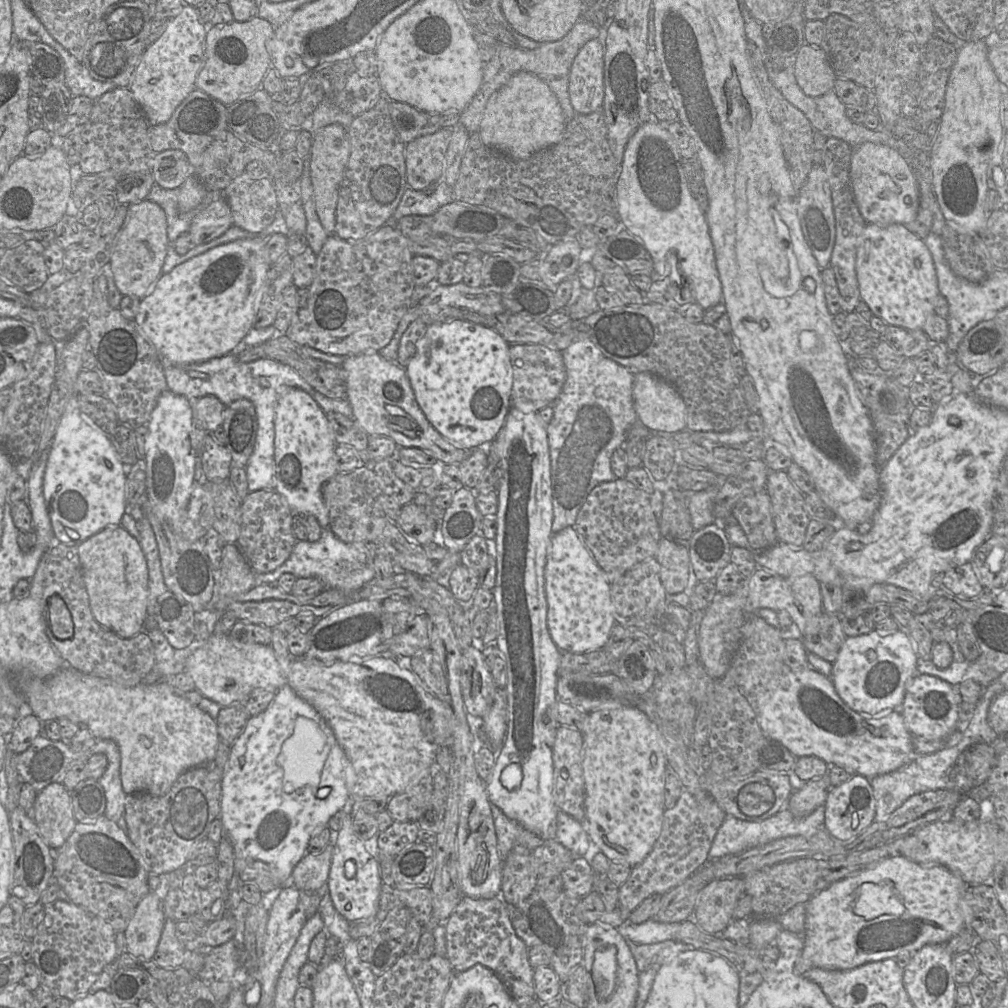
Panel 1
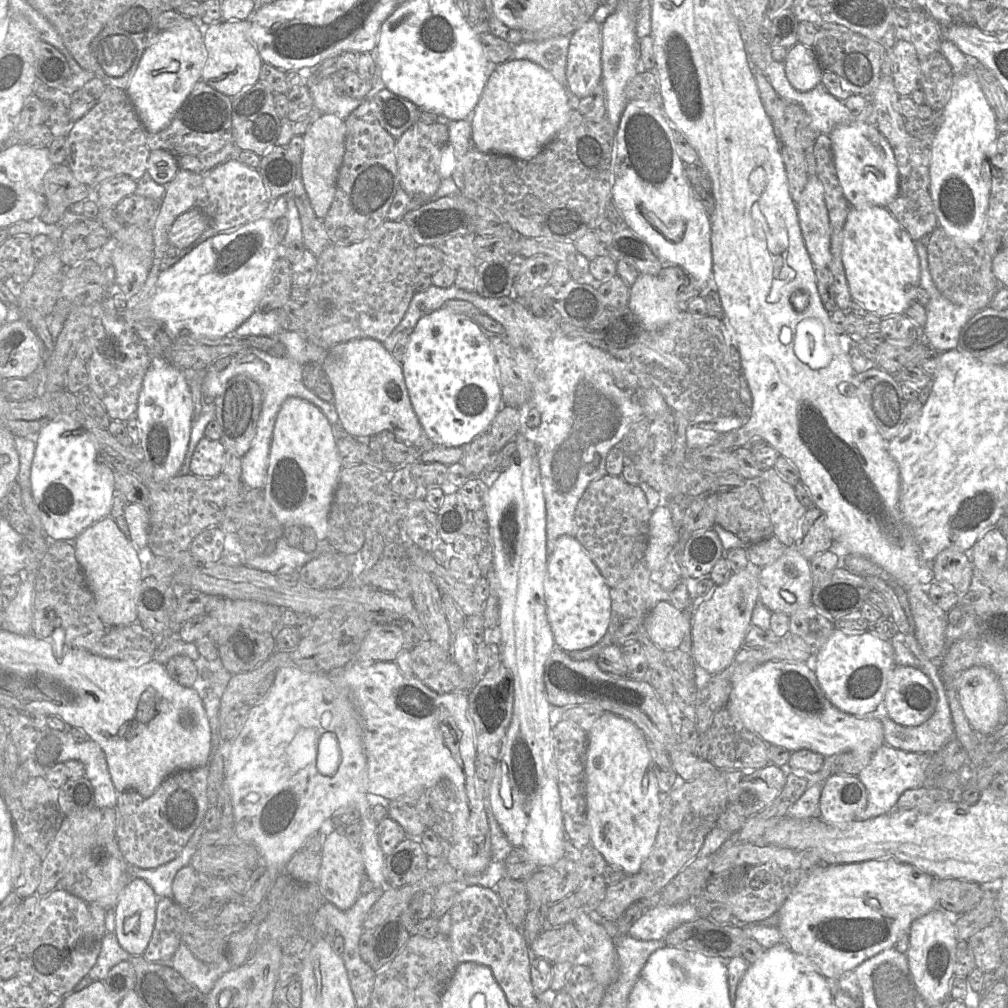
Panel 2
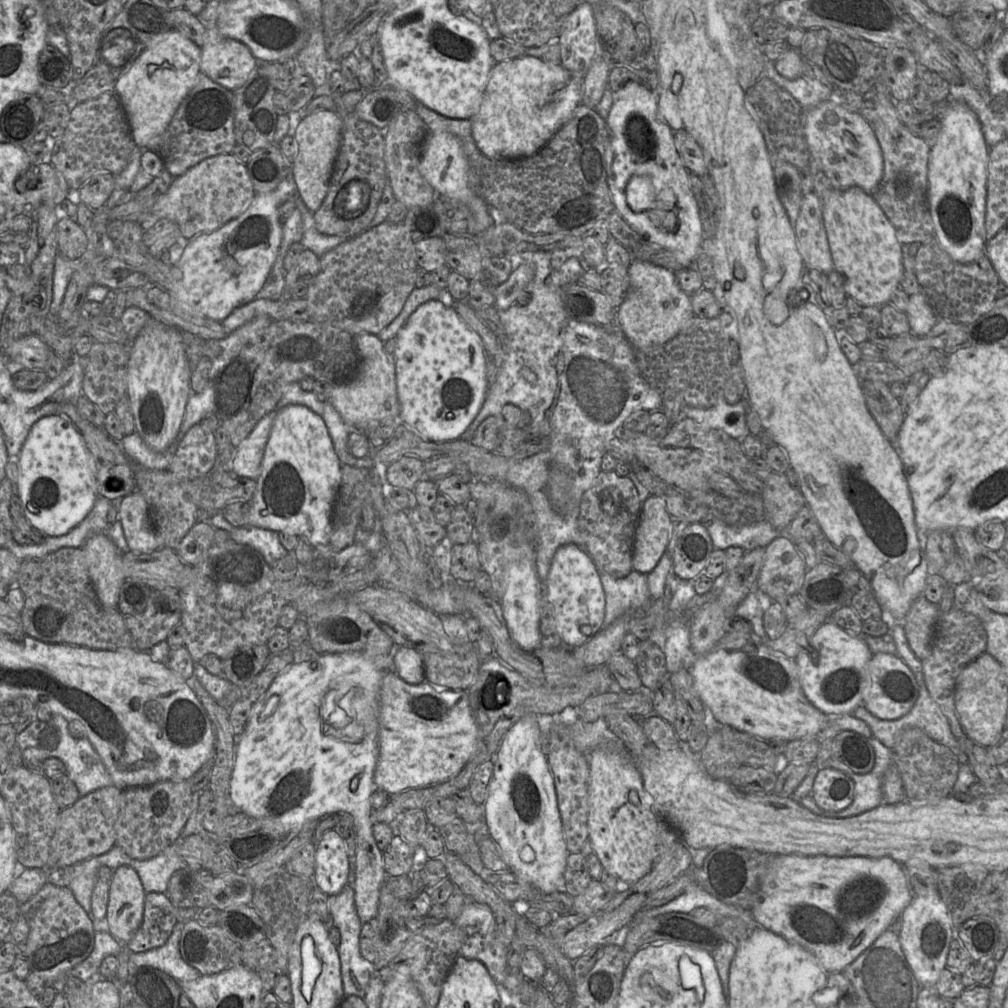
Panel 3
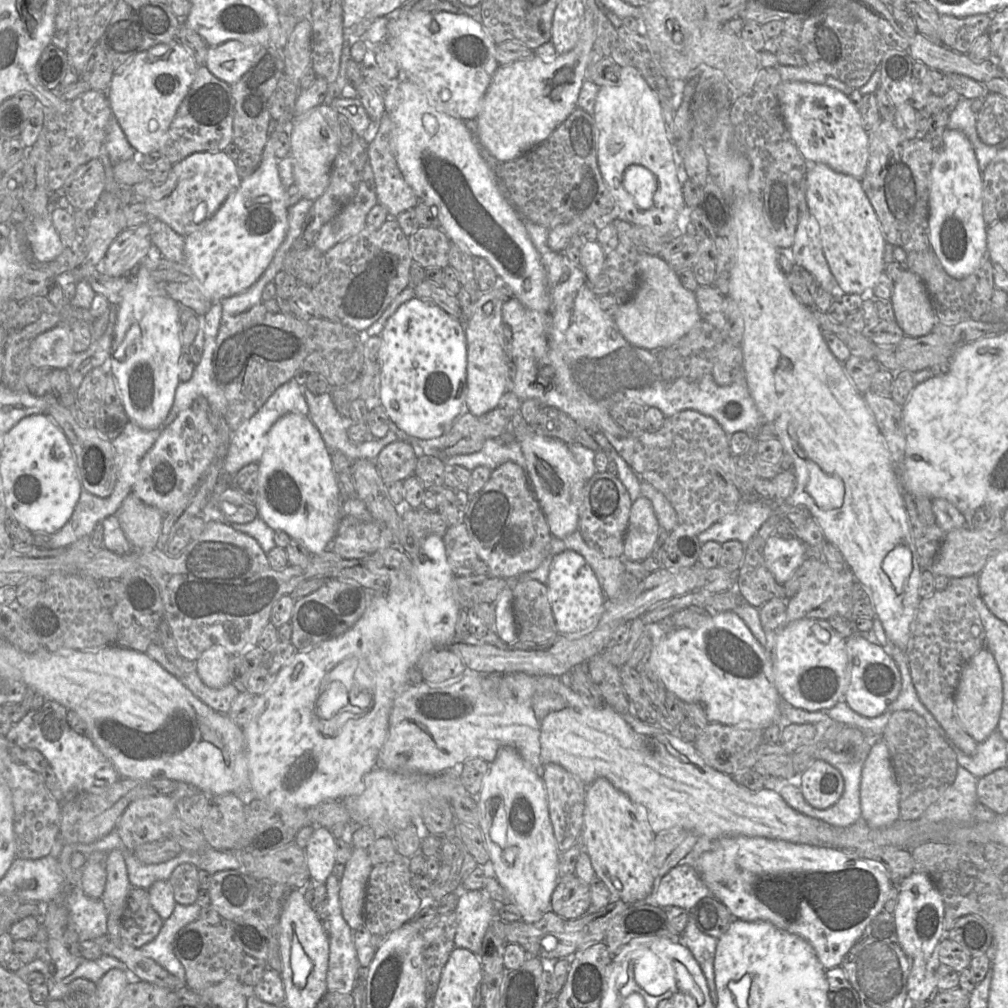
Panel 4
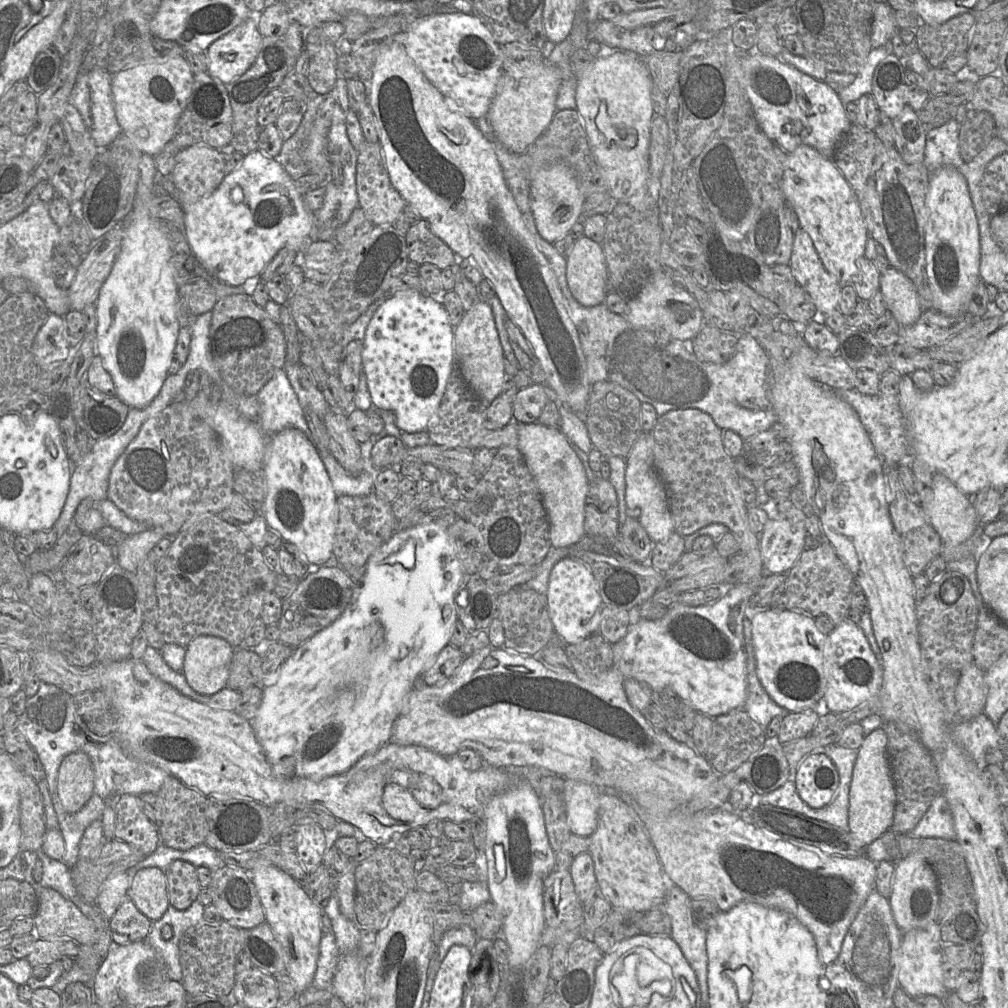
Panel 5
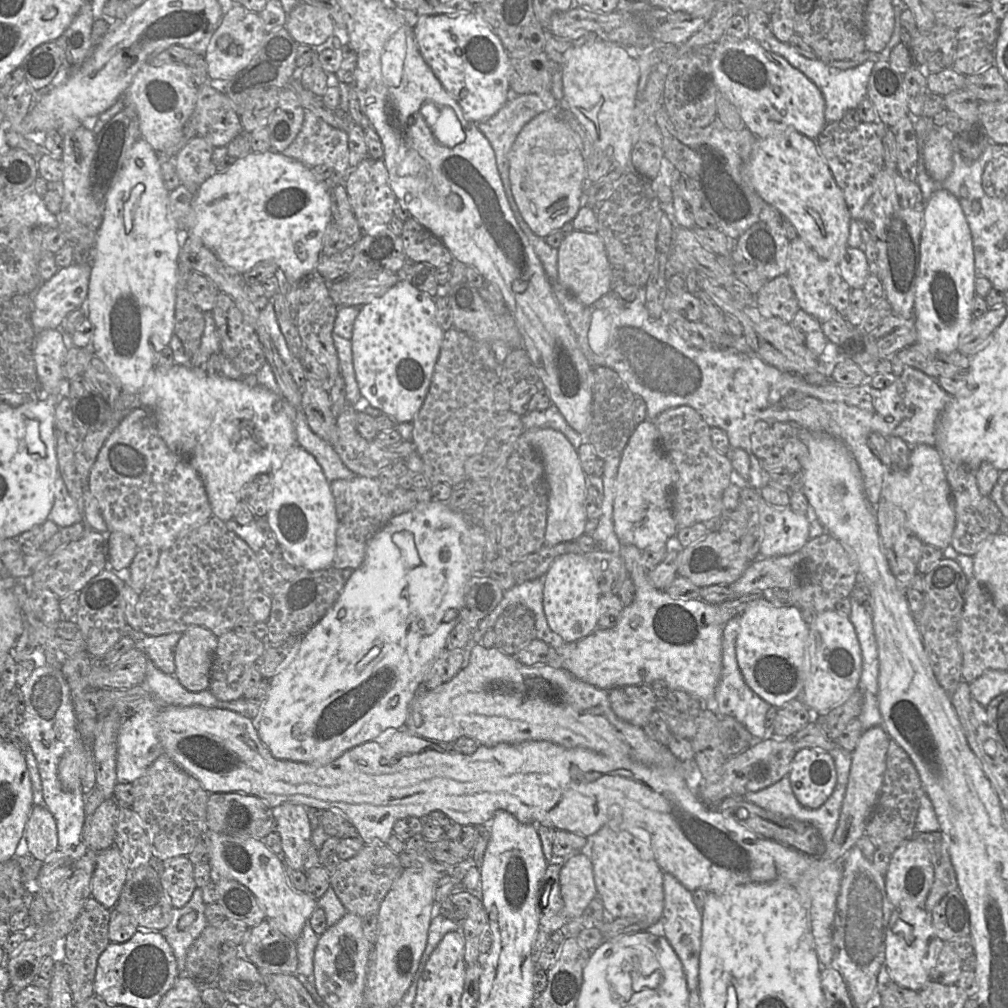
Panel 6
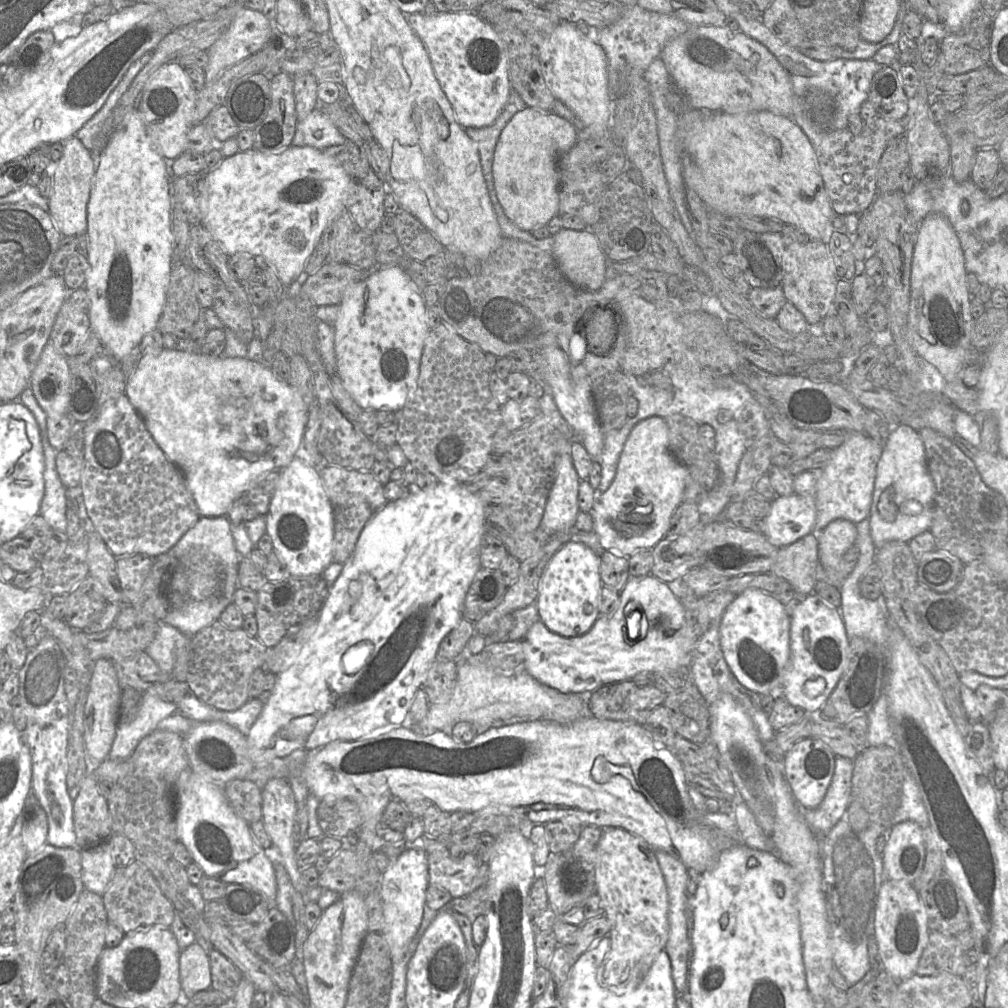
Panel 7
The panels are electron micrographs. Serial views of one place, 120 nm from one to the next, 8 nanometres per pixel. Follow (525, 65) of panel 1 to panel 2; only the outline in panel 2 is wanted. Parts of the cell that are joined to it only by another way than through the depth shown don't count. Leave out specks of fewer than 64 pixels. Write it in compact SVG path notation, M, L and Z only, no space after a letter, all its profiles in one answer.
M570 35L552 37L543 41L522 41L513 45L510 60L526 59L548 70L567 90L566 65Z

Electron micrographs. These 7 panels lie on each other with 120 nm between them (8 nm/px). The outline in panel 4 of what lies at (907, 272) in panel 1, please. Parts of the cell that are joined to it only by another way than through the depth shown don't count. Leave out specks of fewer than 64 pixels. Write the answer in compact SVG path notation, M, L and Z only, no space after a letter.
M812 163L804 177L807 211L819 226L822 251L839 293L869 296L884 272L886 241L861 181L822 163Z

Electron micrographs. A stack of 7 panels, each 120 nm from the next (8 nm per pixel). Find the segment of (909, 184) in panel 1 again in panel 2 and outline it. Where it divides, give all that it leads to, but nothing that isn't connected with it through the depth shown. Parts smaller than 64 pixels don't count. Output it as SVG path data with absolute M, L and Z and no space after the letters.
M853 120L836 126L829 134L835 168L843 194L853 208L887 205L899 191L899 172L893 149L874 125Z

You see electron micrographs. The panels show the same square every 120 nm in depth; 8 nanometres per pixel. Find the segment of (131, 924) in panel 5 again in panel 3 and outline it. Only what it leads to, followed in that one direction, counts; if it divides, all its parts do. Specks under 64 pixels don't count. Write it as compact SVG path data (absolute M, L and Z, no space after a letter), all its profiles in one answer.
M146 893L143 921L127 943L128 948L141 953L163 946L178 921L177 906L166 893Z

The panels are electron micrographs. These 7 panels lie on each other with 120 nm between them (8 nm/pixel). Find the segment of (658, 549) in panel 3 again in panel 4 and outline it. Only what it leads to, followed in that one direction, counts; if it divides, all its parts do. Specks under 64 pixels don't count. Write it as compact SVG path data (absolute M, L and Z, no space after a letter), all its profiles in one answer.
M644 496L639 497L631 507L624 557L643 562L652 553L660 531L651 501Z

